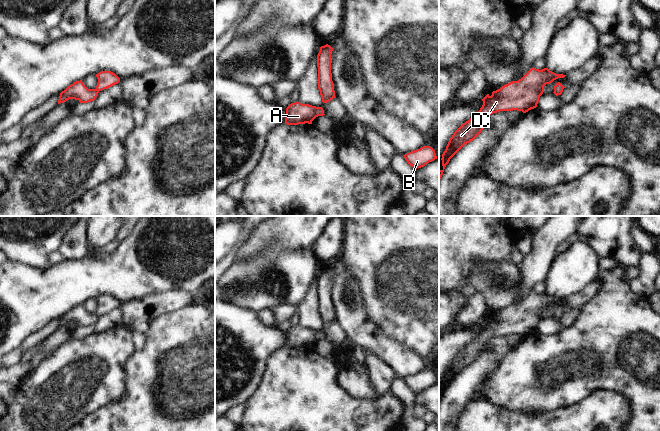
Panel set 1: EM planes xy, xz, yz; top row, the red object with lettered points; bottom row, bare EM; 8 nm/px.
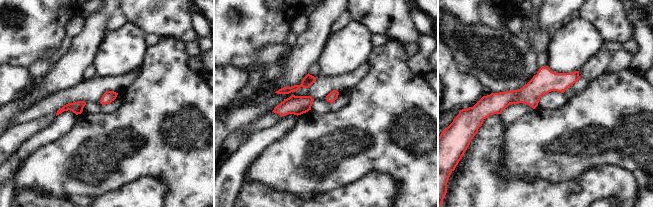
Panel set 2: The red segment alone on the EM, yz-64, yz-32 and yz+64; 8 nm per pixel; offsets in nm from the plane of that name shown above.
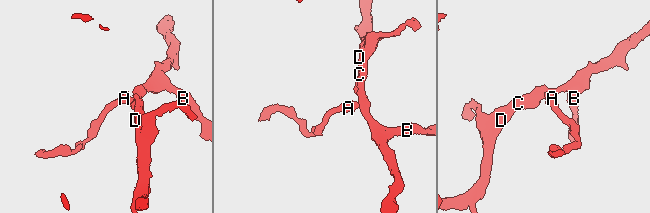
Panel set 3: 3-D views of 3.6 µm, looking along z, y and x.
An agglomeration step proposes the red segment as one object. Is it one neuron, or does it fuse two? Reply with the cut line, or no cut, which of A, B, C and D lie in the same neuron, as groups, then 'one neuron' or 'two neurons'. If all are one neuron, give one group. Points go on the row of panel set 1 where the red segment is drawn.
cut none; groups A B C D; one neuron

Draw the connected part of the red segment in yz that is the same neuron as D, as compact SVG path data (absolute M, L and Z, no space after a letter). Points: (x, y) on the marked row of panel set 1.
M533 67L518 81L512 81L502 86L493 91L491 96L487 94L482 99L483 105L480 110L463 123L449 139L441 158L443 169L439 170L439 180L450 159L465 144L473 141L481 133L484 129L484 122L491 114L513 110L526 113L536 108L539 98L544 92L544 86L565 76L556 74L548 68L539 70Z

